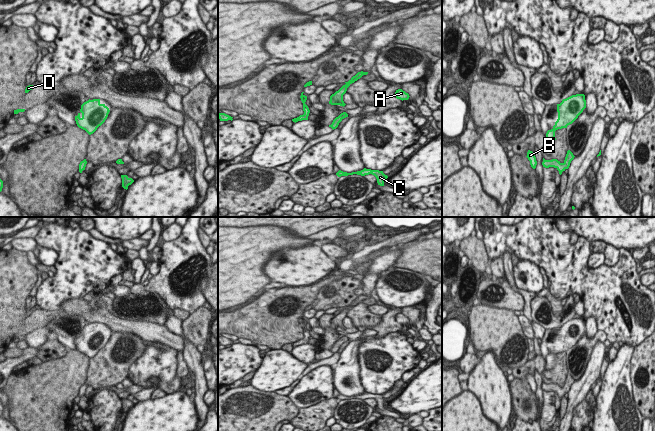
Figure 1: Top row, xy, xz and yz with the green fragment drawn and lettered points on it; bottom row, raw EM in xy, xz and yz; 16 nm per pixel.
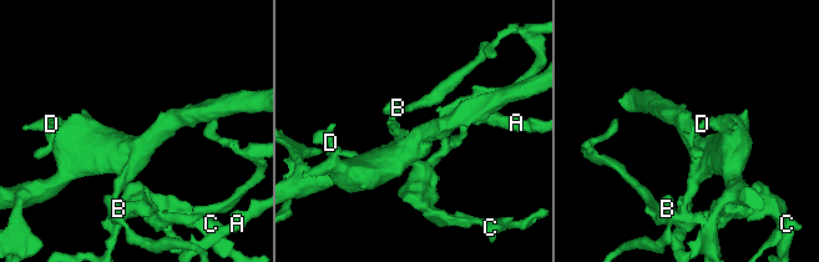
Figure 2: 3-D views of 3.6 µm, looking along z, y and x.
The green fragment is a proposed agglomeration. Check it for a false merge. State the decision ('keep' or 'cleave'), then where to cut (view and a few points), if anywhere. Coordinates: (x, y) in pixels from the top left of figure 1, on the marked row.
keep | no cut

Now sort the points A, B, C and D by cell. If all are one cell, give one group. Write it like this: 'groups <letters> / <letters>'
groups A B C D

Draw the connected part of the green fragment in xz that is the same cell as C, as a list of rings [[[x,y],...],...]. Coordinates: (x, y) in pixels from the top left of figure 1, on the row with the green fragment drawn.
[[[364,168],[364,169],[361,170],[361,171],[352,172],[352,173],[343,172],[343,171],[341,171],[341,170],[339,170],[339,171],[336,173],[336,175],[337,175],[338,177],[353,175],[353,174],[357,174],[357,175],[361,175],[361,176],[365,176],[365,175],[372,174],[372,175],[374,175],[374,176],[376,177],[377,183],[378,183],[378,185],[380,185],[380,186],[384,186],[384,181],[388,178],[388,176],[383,173],[383,171],[371,170],[371,169],[366,169],[366,168]]]

